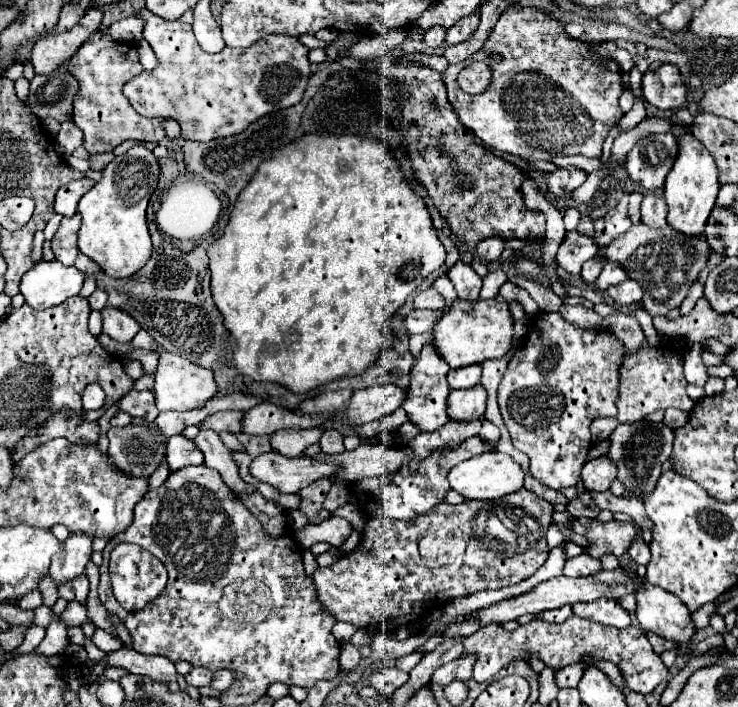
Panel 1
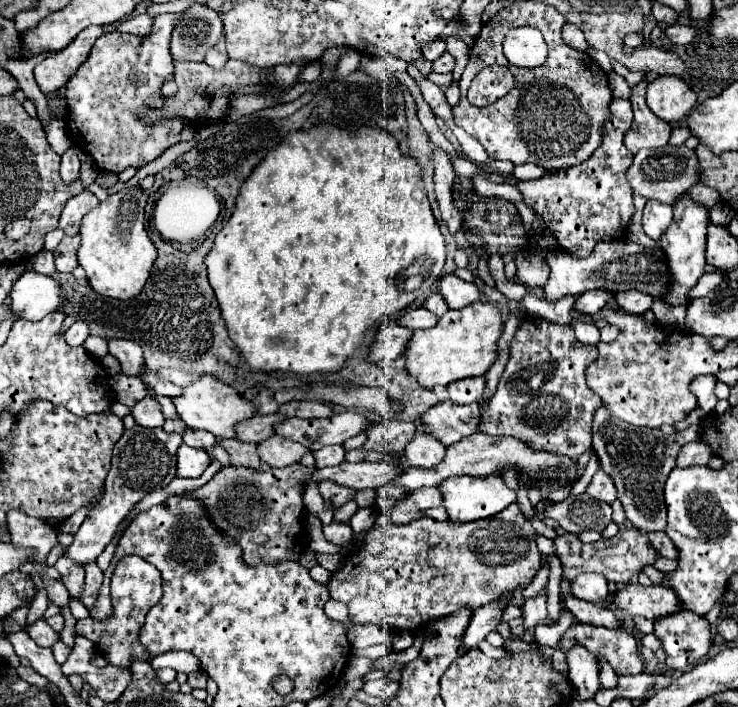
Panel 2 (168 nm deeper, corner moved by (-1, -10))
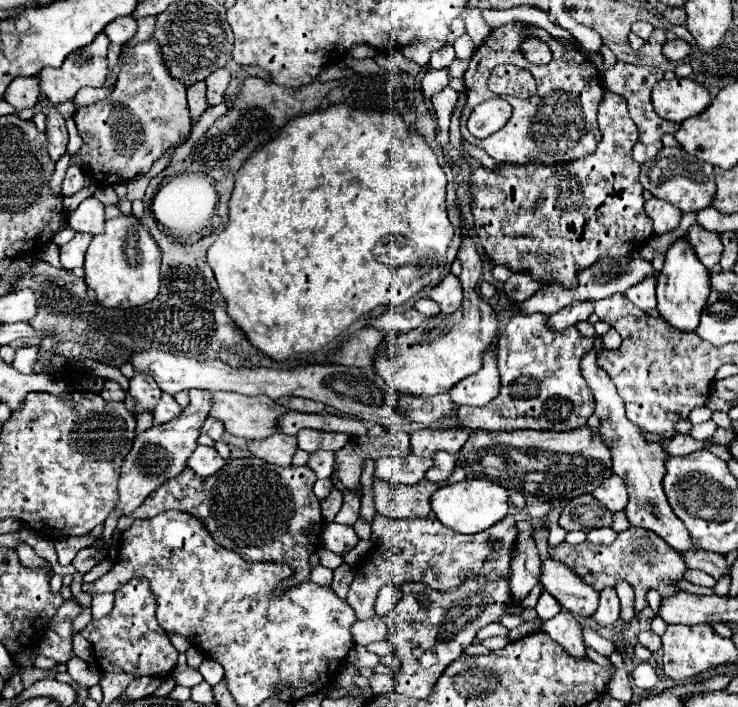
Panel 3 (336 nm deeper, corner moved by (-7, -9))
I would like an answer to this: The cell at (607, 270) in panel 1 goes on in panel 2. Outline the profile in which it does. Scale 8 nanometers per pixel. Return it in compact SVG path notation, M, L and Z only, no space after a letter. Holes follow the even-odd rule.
M588 290L586 294L582 294L582 298L578 298L578 302L574 304L574 308L578 312L586 312L586 314L598 314L610 300L614 294L610 294L608 290Z

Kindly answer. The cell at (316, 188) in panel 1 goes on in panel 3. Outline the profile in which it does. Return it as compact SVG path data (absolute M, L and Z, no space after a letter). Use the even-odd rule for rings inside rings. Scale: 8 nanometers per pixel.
M338 103L330 105L328 109L318 109L314 113L302 113L300 117L294 117L292 121L288 121L288 125L284 125L284 129L280 129L280 133L276 133L272 141L264 143L260 149L256 149L256 153L252 153L252 157L248 157L248 161L244 161L244 165L234 177L234 191L228 203L228 225L210 245L208 265L214 271L218 287L228 303L228 315L234 319L234 323L246 333L246 337L256 349L272 357L274 361L284 361L300 353L308 355L324 349L358 317L372 311L374 307L402 305L426 287L436 285L446 269L446 249L452 237L454 229L446 215L446 175L440 169L438 159L430 145L424 141L424 137L410 125L406 125L396 109L368 111L352 109L346 103ZM402 238L414 241L414 257L410 263L402 267L390 267L374 257L376 245L384 245L393 239Z

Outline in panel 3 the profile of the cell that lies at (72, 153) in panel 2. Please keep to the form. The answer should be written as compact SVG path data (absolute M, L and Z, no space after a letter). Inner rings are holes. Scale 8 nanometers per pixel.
M70 165L68 171L66 171L66 179L64 179L64 185L62 185L62 193L64 197L72 197L76 195L86 183L86 177L84 173L76 167L76 165Z

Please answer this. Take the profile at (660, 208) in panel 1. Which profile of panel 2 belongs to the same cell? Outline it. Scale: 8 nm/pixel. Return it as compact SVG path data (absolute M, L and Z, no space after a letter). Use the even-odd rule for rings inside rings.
M656 200L646 202L642 224L644 224L644 232L652 240L658 240L670 222L672 222L672 206L670 204L660 204Z

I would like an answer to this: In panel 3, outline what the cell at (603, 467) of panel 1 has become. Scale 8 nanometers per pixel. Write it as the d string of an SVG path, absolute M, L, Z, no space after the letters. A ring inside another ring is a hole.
M612 475L604 481L604 485L600 485L598 489L594 489L592 493L606 509L610 509L612 513L616 511L624 511L626 503L628 503L628 493L624 489L624 481L620 481L620 477Z

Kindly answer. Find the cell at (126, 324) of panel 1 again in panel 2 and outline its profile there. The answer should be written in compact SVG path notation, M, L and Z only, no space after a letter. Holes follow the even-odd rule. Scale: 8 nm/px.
M108 340L108 350L114 358L120 360L122 372L128 376L138 376L138 370L144 366L142 348L136 342L130 340Z

